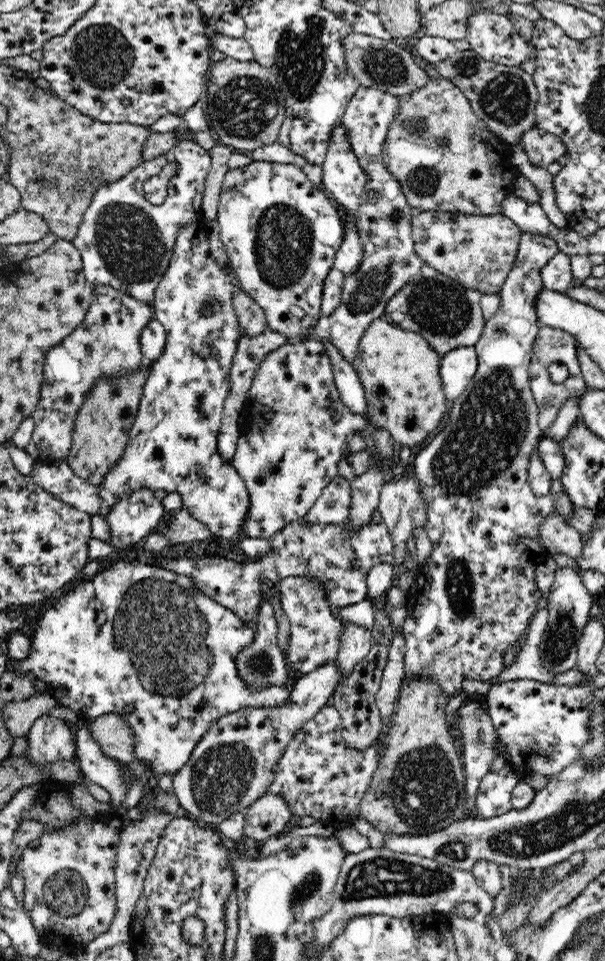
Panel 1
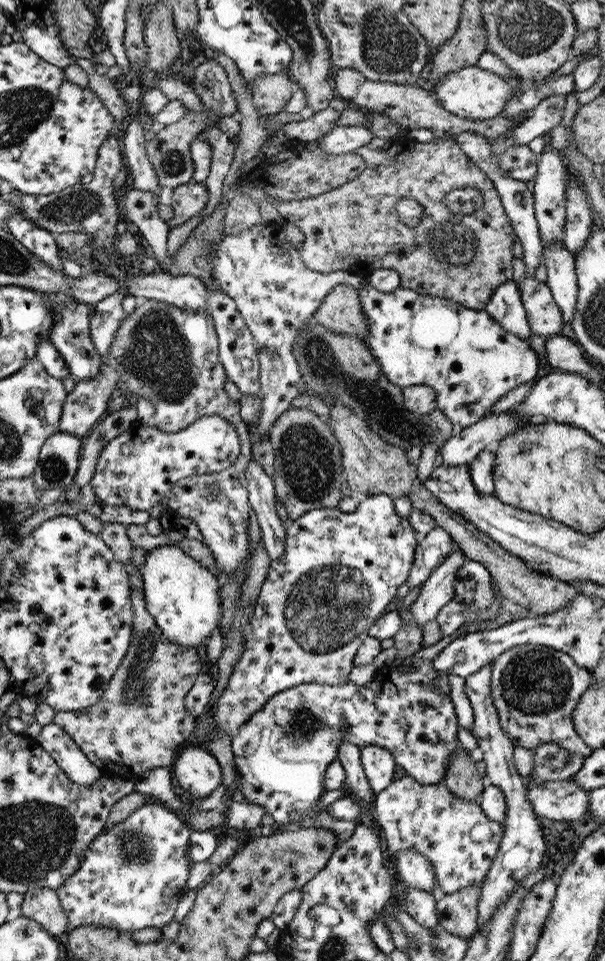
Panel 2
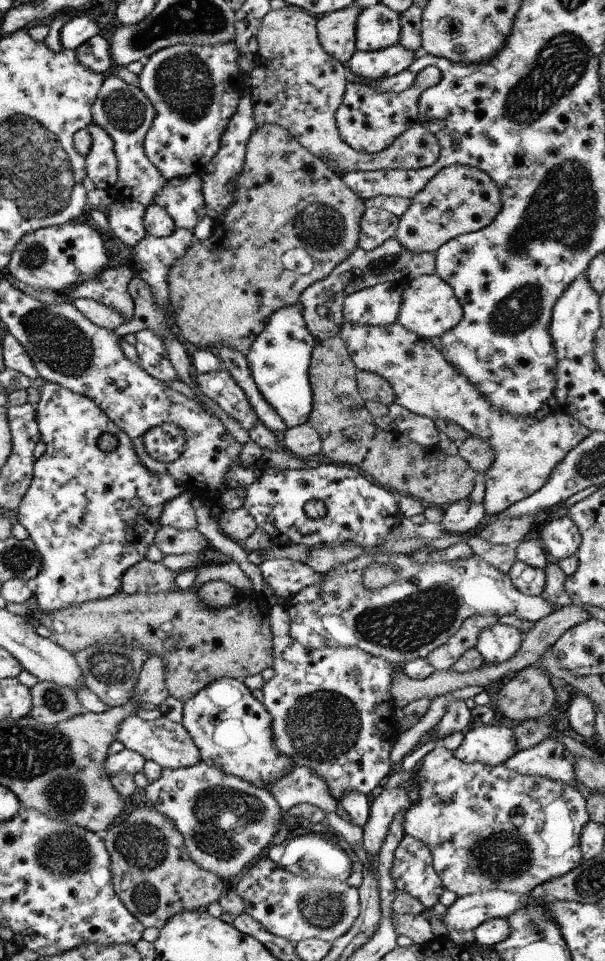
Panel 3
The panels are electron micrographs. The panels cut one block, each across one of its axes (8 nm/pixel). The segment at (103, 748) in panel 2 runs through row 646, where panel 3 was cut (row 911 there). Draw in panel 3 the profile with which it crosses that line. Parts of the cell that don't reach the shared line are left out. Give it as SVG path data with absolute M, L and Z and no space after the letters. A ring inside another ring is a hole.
M134 806L123 822L103 833L102 839L111 858L109 867L115 893L145 928L154 926L161 930L173 916L219 902L231 886L214 873L201 869L190 858L176 825L151 807Z

